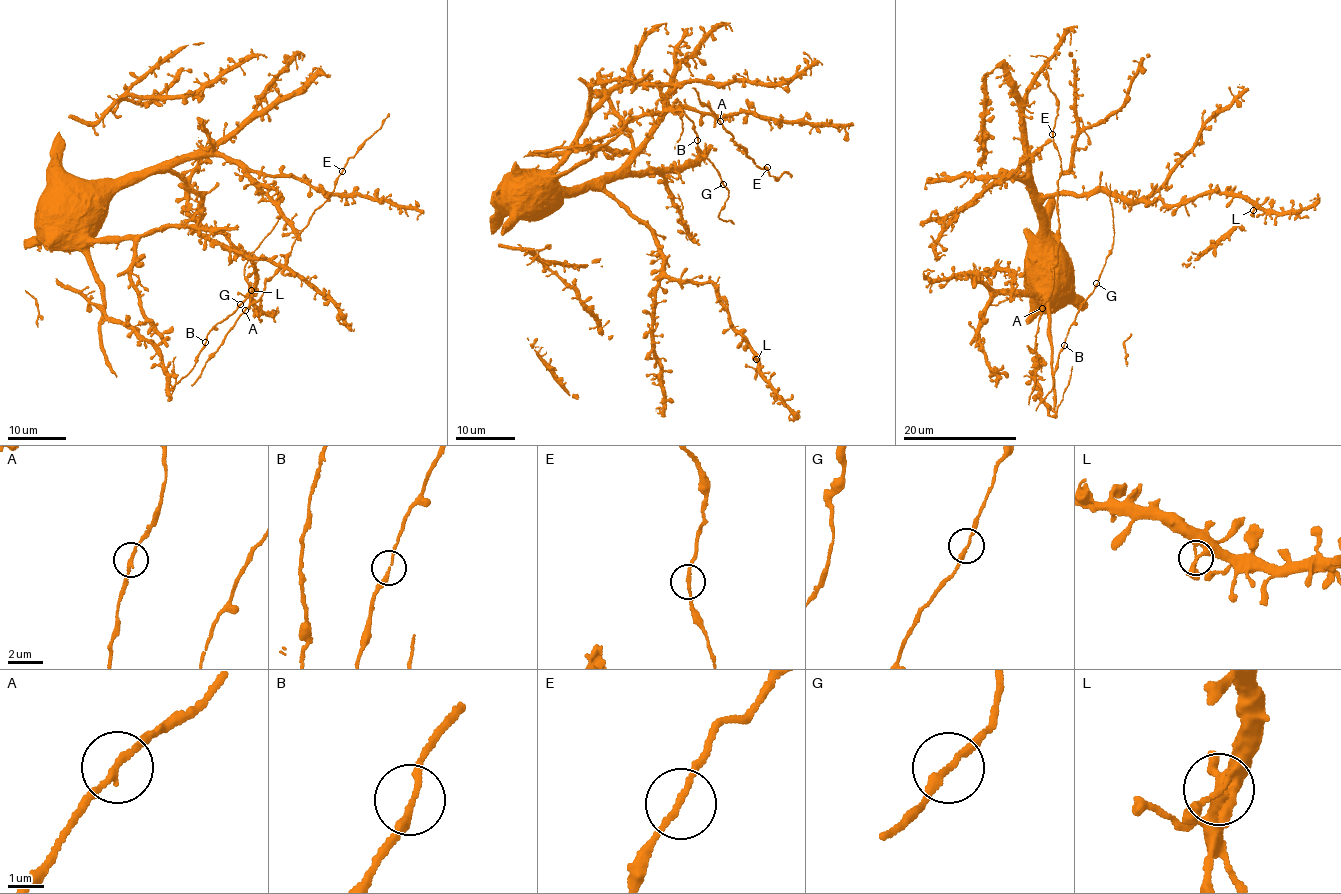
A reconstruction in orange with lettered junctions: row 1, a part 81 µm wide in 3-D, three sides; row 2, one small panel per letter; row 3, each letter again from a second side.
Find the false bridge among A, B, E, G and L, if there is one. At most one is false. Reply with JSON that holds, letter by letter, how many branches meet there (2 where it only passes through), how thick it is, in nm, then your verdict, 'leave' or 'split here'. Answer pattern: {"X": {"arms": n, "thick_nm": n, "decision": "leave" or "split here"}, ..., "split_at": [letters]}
{"A": {"arms": 2, "thick_nm": 160, "decision": "leave"}, "B": {"arms": 2, "thick_nm": 160, "decision": "leave"}, "E": {"arms": 2, "thick_nm": 150, "decision": "leave"}, "G": {"arms": 2, "thick_nm": 200, "decision": "leave"}, "L": {"arms": 2, "thick_nm": 200, "decision": "leave"}, "split_at": []}

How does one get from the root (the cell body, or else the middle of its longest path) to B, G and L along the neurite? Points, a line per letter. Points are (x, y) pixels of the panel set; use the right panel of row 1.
B: (1039, 308), (1045, 305), (1047, 309), (1051, 362), (1034, 372), (1039, 403), (1052, 389), (1064, 345)
G: (1039, 308), (1045, 305), (1047, 309), (1051, 362), (1034, 372), (1039, 403), (1052, 389), (1069, 327), (1097, 284)
L: (1039, 308), (1031, 279), (1047, 197), (1097, 191), (1169, 205), (1220, 192), (1243, 198), (1253, 210)

